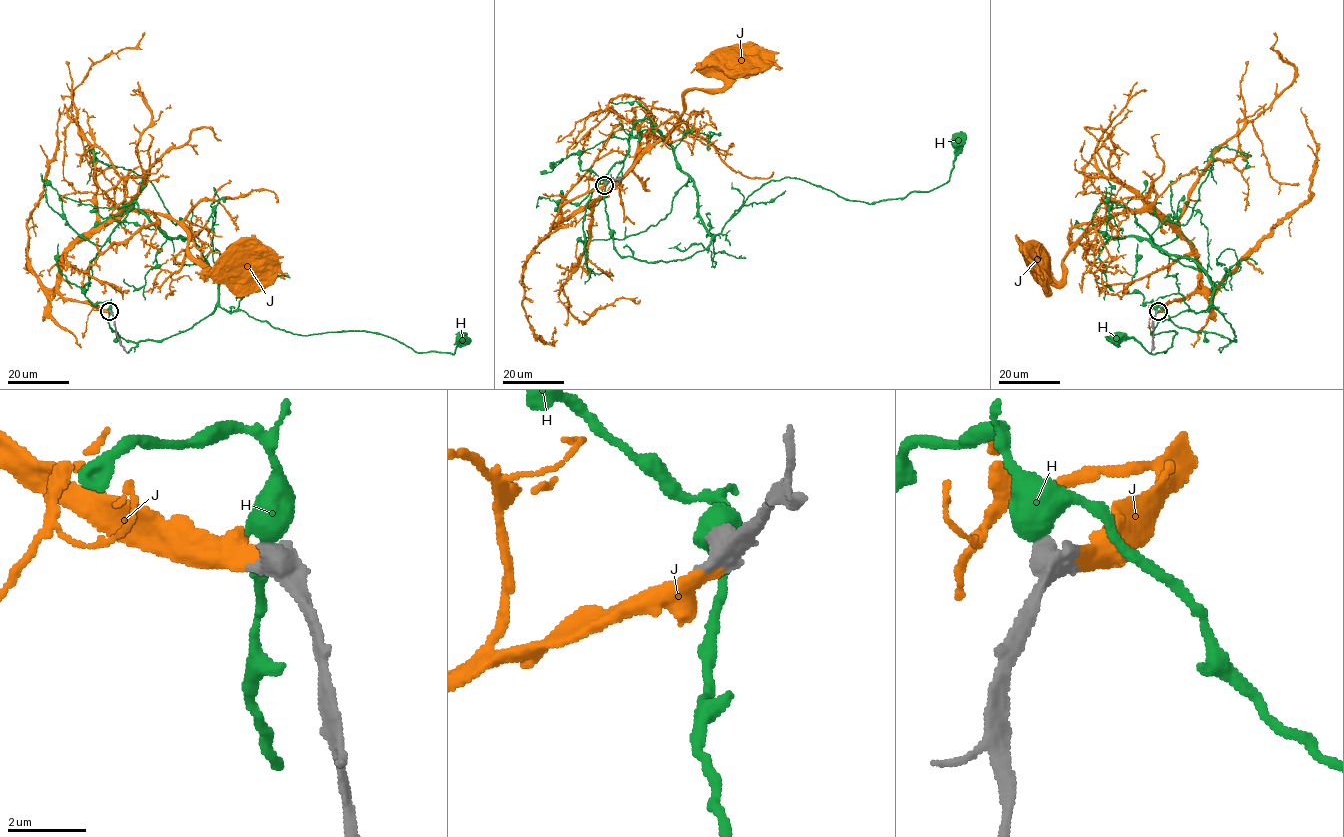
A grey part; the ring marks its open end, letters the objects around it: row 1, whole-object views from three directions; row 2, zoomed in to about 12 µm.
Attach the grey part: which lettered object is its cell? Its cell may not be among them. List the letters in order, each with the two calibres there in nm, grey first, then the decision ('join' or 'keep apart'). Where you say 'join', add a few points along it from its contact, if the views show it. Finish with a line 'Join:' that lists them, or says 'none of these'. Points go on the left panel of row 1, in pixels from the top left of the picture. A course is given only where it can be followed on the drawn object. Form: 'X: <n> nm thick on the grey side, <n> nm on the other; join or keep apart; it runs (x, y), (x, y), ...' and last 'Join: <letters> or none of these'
H: 650 nm thick on the grey side, 700 nm on the other; keep apart
J: 650 nm thick on the grey side, 440 nm on the other; join; it runs (109, 312), (58, 286), (62, 257), (123, 212), (167, 214), (187, 251), (229, 281), (237, 260)
Join: J

